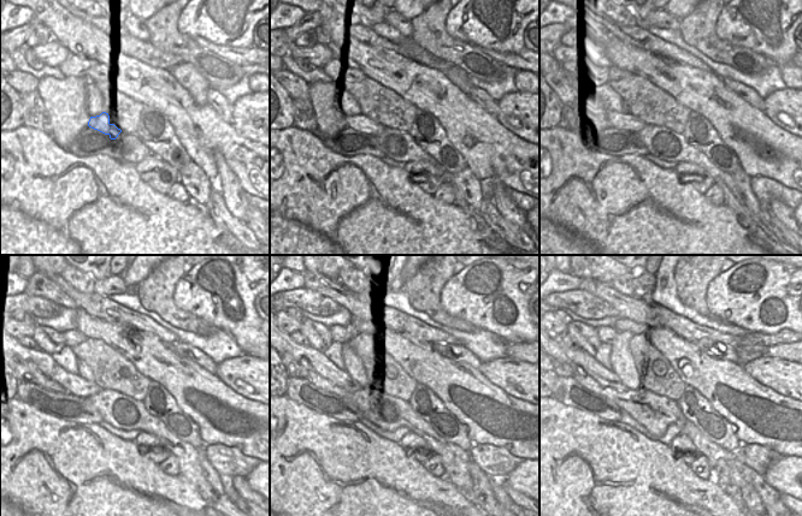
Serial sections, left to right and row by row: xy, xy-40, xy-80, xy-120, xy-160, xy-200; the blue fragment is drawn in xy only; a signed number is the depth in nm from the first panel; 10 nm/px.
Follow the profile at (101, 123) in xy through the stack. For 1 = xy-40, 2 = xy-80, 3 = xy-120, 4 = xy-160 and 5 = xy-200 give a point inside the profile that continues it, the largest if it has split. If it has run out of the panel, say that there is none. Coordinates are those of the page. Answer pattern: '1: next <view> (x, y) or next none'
1: next xy-40 (361, 123)
2: next xy-80 (623, 120)
3: next xy-120 (75, 384)
4: next xy-160 (318, 361)
5: next xy-200 (605, 377)

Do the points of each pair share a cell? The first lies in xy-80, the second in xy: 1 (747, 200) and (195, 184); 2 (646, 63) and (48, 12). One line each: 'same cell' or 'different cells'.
1: same cell
2: same cell

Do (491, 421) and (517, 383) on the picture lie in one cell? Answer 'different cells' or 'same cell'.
different cells

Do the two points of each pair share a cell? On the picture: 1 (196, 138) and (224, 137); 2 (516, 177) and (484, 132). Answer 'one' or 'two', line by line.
1: one
2: one

